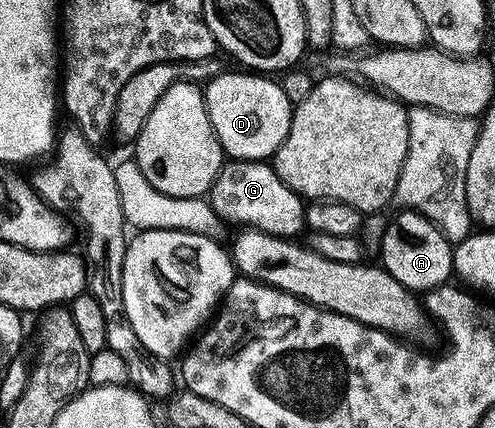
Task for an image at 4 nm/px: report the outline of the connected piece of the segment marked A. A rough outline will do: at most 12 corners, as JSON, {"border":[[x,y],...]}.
{"border":[[413,210],[388,222],[383,267],[419,295],[454,276],[444,230]]}

